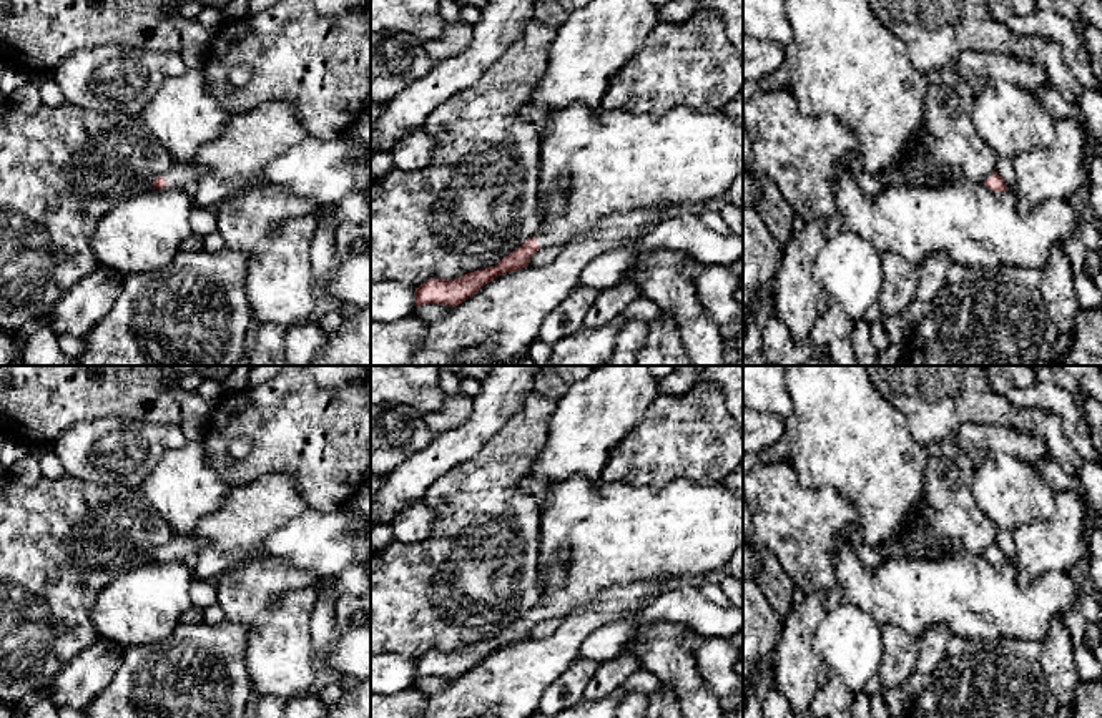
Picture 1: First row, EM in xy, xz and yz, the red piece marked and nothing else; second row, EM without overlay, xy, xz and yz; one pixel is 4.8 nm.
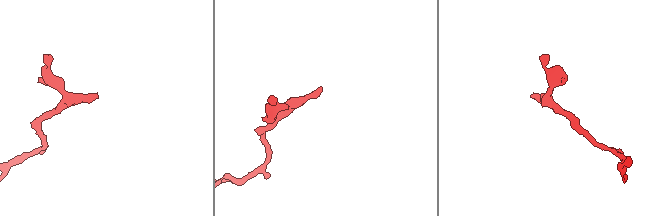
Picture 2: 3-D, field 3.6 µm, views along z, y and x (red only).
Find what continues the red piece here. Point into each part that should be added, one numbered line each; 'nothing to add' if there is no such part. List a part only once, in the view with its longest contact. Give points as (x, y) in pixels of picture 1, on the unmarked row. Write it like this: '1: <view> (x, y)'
1: xz (615, 534)

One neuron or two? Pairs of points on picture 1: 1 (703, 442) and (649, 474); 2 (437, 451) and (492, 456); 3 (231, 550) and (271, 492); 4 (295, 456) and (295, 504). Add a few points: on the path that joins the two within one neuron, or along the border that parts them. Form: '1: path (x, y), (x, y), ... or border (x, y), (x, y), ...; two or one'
1: path (690, 442), (680, 442), (662, 461); one
2: border (502, 427), (442, 477); two
3: path (231, 536), (260, 507); one
4: border (256, 479), (266, 474), (288, 474), (311, 509); two

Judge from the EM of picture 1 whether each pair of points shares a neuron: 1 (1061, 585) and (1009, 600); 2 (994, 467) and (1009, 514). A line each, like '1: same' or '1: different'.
1: same
2: same

